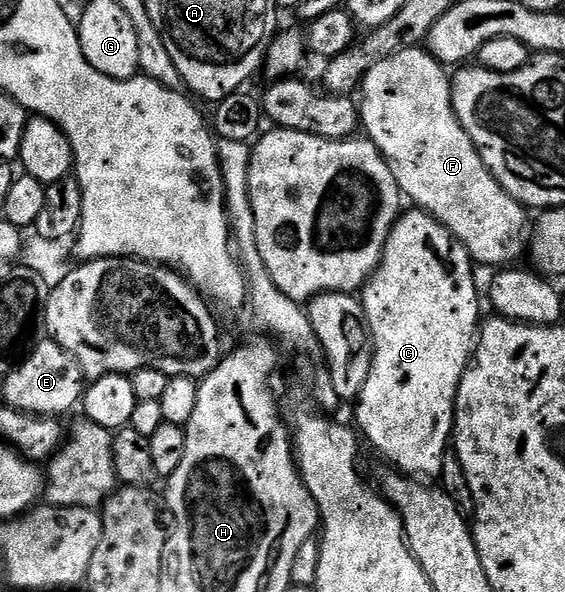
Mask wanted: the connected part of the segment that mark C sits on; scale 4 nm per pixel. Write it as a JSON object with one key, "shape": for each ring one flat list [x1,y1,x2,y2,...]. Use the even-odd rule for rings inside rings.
{"shape":[[423,210,405,211,400,219,392,227,390,238,384,247,384,253,380,259,380,264,376,267,376,272,362,289,362,303,364,313,368,319,368,332,372,335,372,365,370,374,366,378,366,386,362,386,360,399,355,401,356,424,355,427,362,433,363,439,373,444,386,459,392,463,393,469,407,474,412,478,428,478,424,476,439,477,442,470,445,452,449,451,450,441,454,436,454,425,456,423,456,395,458,386,462,382,462,374,466,370,469,358,472,357,472,350,476,346,478,329,482,324,480,316,480,296,476,293,476,276,472,273,474,261,468,255,467,250,460,245,459,240,453,236,451,230,445,224,440,224,433,216,429,216]]}

